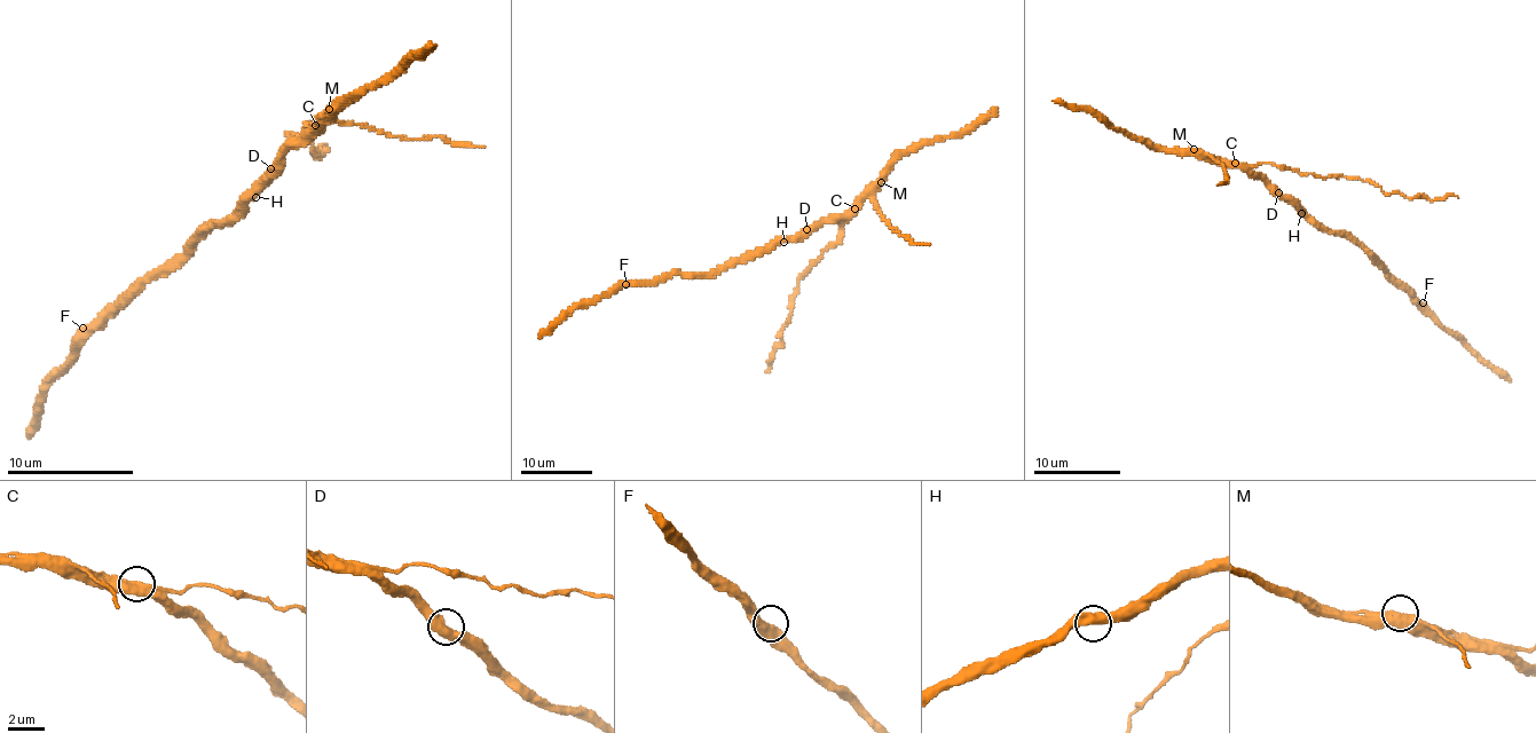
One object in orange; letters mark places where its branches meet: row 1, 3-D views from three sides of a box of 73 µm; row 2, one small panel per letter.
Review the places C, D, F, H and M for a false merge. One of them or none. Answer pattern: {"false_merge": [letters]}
{"false_merge": []}

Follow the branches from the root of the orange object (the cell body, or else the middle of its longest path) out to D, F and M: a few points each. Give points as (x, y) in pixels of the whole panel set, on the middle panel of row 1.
D: (779, 242), (789, 242), (806, 229)
F: (779, 242), (711, 273), (671, 273), (656, 280), (625, 284)
M: (779, 242), (797, 239), (827, 220), (837, 220), (881, 182)

